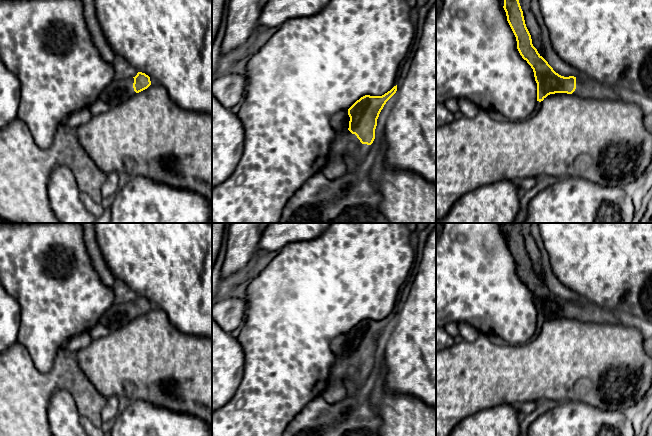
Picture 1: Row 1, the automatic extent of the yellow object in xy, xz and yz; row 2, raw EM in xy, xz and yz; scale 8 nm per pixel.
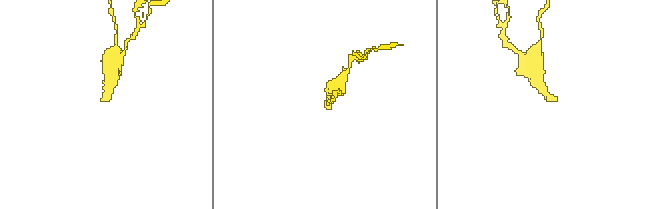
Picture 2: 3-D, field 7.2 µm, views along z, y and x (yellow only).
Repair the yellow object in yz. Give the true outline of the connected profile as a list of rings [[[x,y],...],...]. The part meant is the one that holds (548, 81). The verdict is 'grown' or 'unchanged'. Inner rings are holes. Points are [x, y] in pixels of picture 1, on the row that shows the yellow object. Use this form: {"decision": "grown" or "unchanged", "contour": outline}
{"decision": "grown", "contour": [[[504,0],[503,8],[516,37],[517,49],[533,69],[537,83],[537,101],[541,102],[548,95],[555,93],[573,94],[581,98],[620,99],[611,88],[584,73],[578,77],[564,77],[556,73],[533,46],[519,0]]]}

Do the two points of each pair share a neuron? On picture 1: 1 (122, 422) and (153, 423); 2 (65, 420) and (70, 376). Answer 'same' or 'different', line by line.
1: same
2: different

